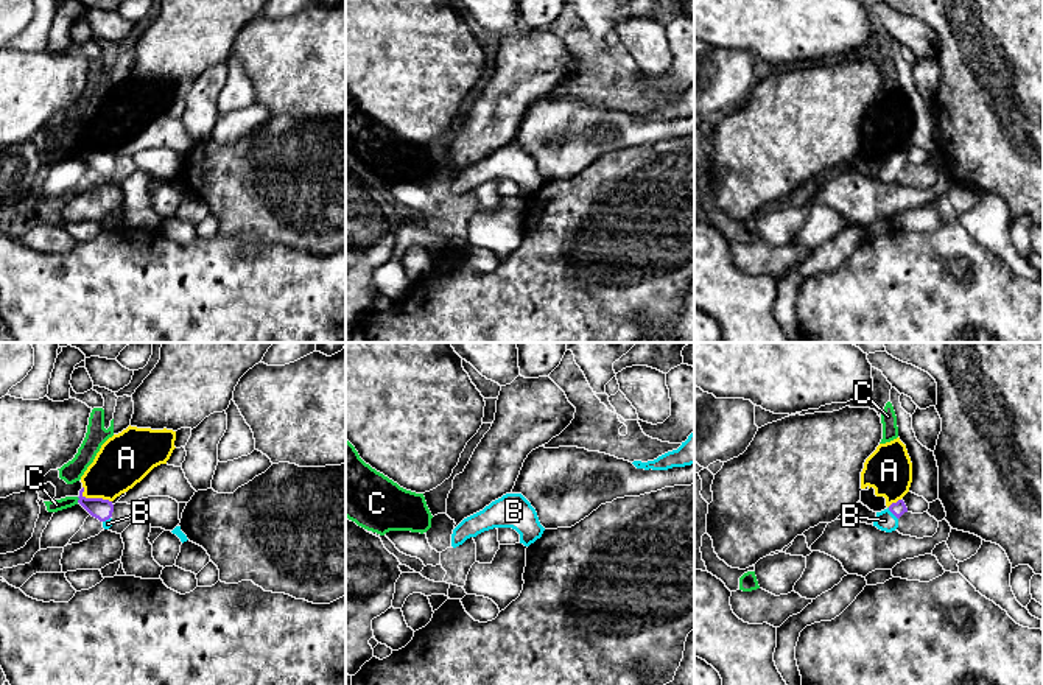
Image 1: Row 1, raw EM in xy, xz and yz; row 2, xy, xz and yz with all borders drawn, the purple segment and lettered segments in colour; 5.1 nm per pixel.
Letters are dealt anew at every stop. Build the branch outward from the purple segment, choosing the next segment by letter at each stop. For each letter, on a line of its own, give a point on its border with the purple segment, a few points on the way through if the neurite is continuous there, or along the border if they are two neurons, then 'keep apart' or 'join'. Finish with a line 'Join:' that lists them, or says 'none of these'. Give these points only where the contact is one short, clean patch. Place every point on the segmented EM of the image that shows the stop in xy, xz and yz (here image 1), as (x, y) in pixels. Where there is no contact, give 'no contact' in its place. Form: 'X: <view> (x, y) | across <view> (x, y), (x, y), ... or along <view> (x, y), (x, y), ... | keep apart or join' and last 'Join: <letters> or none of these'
A: xy (94, 498) | along xy (83, 486), (86, 497), (108, 498), (111, 502) | keep apart
B: yz (892, 512) | across yz (899, 508), (892, 512), (884, 520) | join
C: xy (78, 500) | along xy (77, 497), (78, 502) | keep apart
Join: B

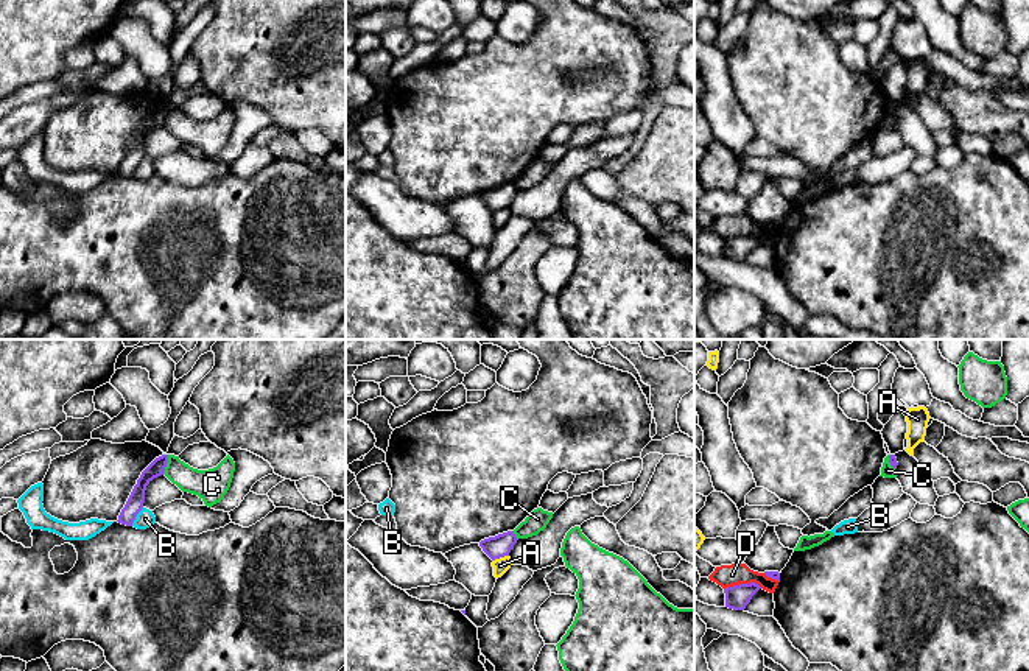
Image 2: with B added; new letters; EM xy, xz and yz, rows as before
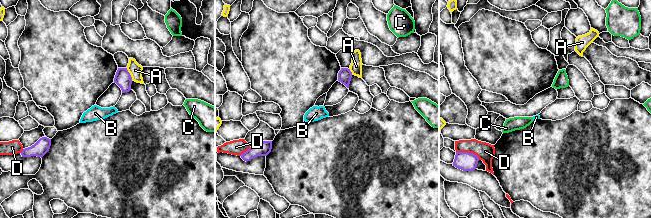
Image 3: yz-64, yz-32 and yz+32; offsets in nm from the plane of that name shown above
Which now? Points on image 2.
A: xz (500, 556) | keep apart
B: xy (136, 516) | along xy (143, 508), (131, 525) | keep apart
C: xy (165, 464) | along xy (168, 455), (162, 474) | keep apart
D: yz (743, 584) | along yz (762, 587), (754, 583), (740, 583), (724, 589) | keep apart
Join: none of these

